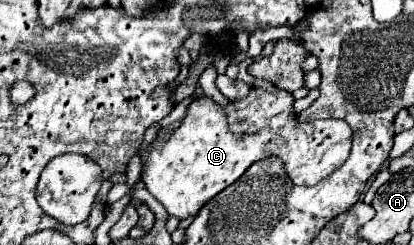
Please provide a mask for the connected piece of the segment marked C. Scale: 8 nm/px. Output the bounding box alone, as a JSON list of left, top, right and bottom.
[140,88,352,220]

